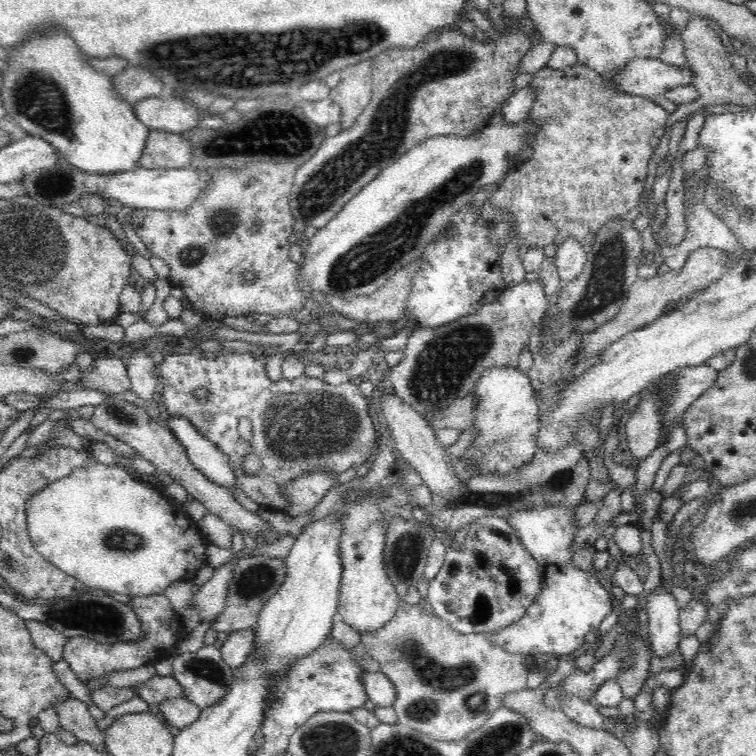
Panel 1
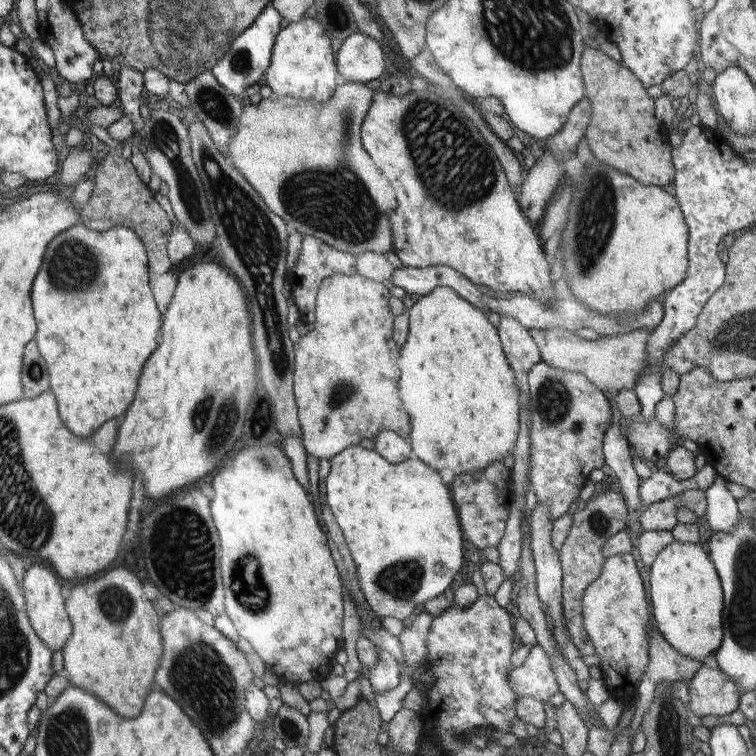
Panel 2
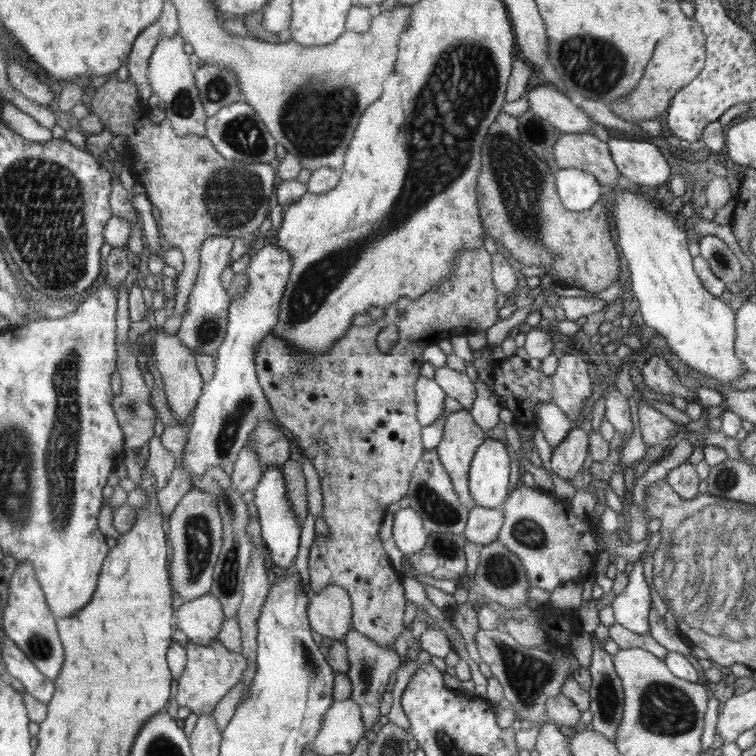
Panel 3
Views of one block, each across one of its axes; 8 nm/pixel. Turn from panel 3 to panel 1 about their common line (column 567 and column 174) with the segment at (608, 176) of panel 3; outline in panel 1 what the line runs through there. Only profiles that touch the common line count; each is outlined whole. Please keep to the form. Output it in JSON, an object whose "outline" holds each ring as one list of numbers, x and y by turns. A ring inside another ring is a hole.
{"outline":[[150,129,139,158,142,168,184,168,191,163,193,150,189,140,180,133]]}

